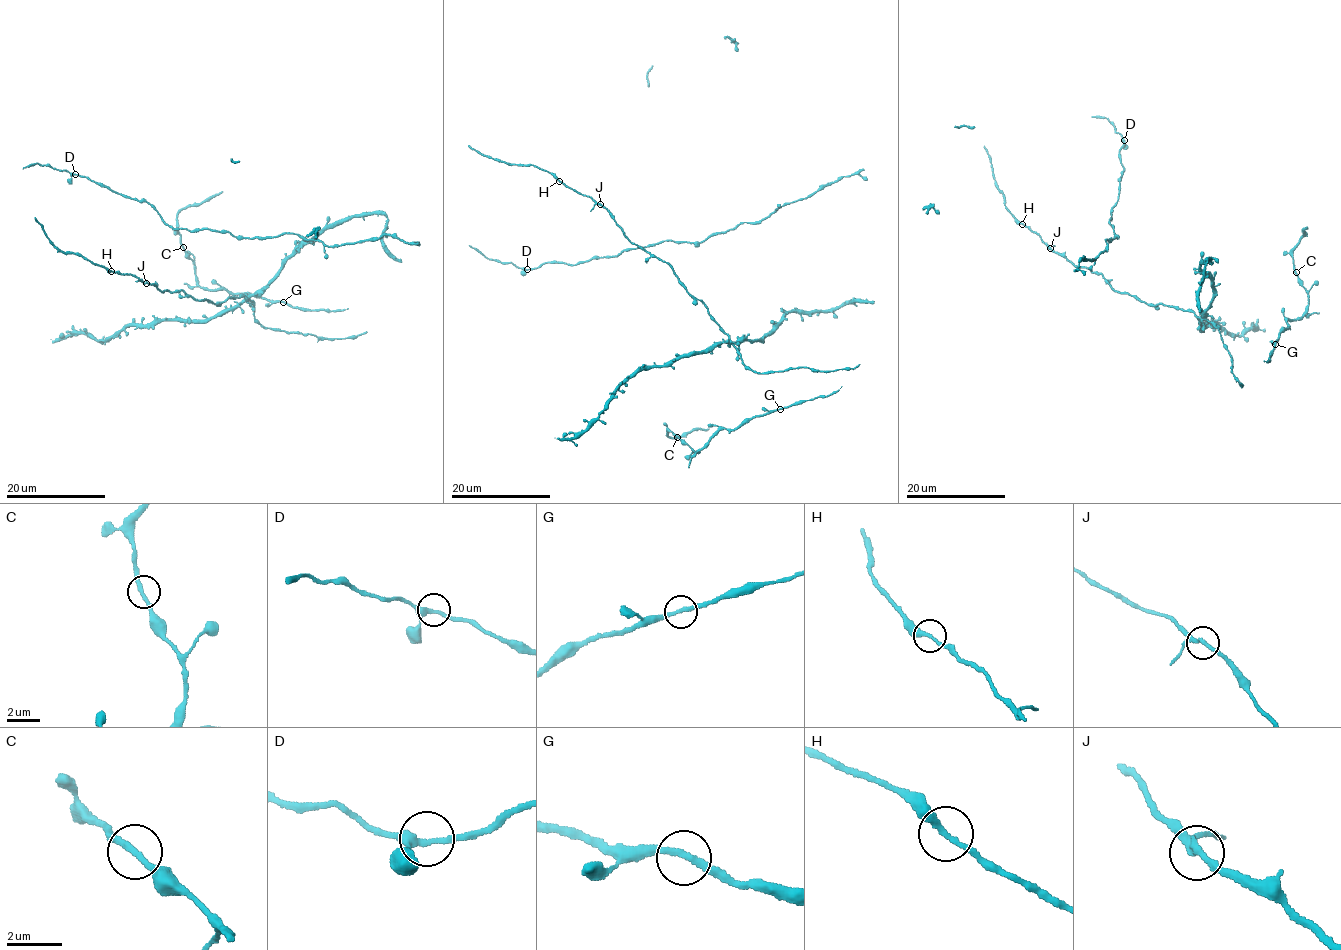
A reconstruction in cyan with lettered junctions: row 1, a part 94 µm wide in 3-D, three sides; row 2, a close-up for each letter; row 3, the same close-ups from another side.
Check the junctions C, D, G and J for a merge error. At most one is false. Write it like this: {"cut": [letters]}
{"cut": []}

